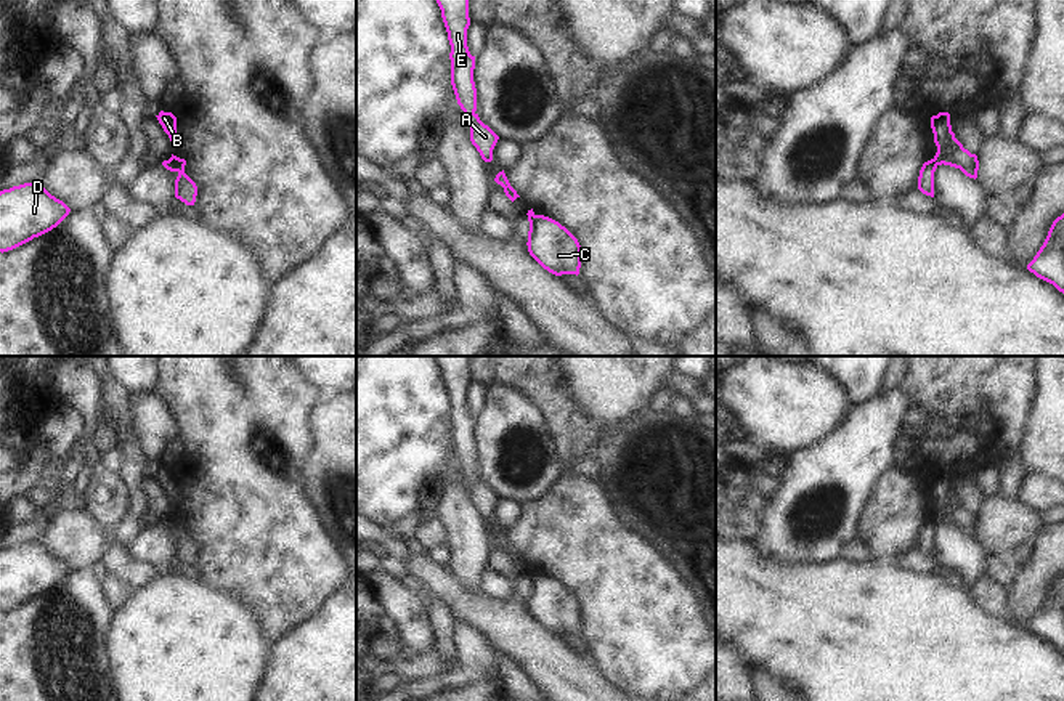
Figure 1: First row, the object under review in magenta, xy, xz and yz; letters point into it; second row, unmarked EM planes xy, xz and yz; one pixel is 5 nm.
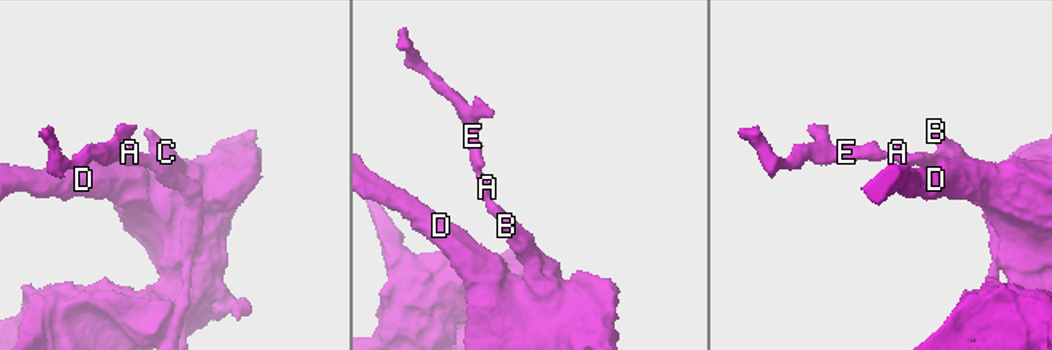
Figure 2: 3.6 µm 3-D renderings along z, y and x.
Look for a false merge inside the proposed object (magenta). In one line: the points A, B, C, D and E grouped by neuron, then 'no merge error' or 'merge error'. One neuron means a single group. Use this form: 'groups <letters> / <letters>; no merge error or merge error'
groups A E / B C D; merge error

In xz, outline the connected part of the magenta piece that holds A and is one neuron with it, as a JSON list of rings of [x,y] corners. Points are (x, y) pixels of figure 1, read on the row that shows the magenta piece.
[[[437,0],[451,45],[451,85],[457,104],[470,127],[470,141],[485,162],[493,160],[493,149],[499,136],[485,125],[477,111],[477,88],[473,82],[475,56],[467,47],[467,29],[470,26],[469,0]]]

